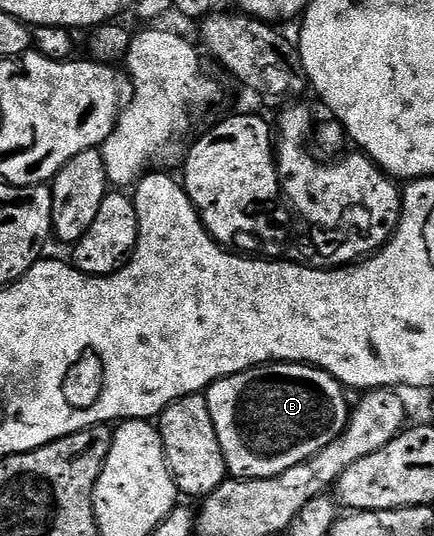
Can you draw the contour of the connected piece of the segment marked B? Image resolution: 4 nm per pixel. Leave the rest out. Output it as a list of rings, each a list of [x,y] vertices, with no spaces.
[[[269,363],[266,365],[257,365],[254,369],[247,369],[241,373],[235,373],[229,377],[223,377],[221,381],[215,381],[214,384],[208,386],[206,396],[208,406],[210,407],[210,419],[214,419],[214,431],[218,431],[218,443],[222,443],[222,455],[226,459],[226,467],[229,474],[233,478],[243,479],[246,481],[261,481],[267,477],[277,477],[282,475],[282,471],[290,471],[290,467],[294,467],[303,461],[309,461],[318,451],[322,451],[322,447],[330,444],[335,437],[340,436],[340,432],[348,424],[350,416],[350,401],[344,398],[345,390],[339,381],[324,369],[318,369],[315,365],[305,365],[303,363]]]

